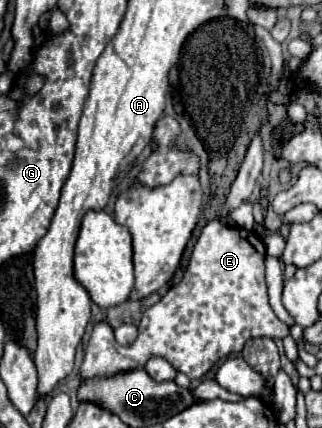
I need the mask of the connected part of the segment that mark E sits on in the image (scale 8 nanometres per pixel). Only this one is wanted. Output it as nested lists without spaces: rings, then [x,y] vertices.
[[[218,220],[208,222],[194,245],[182,281],[144,311],[138,339],[132,345],[120,347],[108,323],[94,327],[80,367],[82,379],[112,377],[142,369],[150,357],[164,357],[176,371],[186,373],[190,379],[200,379],[220,359],[240,353],[252,337],[284,339],[288,325],[276,317],[268,303],[264,259],[266,247],[254,231],[226,226]]]

